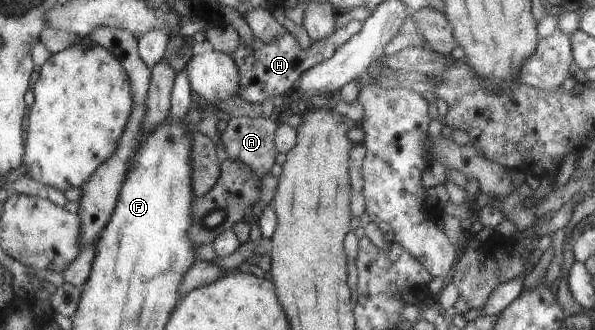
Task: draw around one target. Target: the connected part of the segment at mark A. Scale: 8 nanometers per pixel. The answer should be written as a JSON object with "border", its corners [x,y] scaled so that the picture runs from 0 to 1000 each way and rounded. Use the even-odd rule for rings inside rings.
{"border":[[[387,355],[380,394],[370,409],[370,424],[380,448],[383,479],[400,485],[403,497],[417,503],[430,539],[442,539],[454,521],[466,470],[462,406],[467,373],[445,358]]]}

